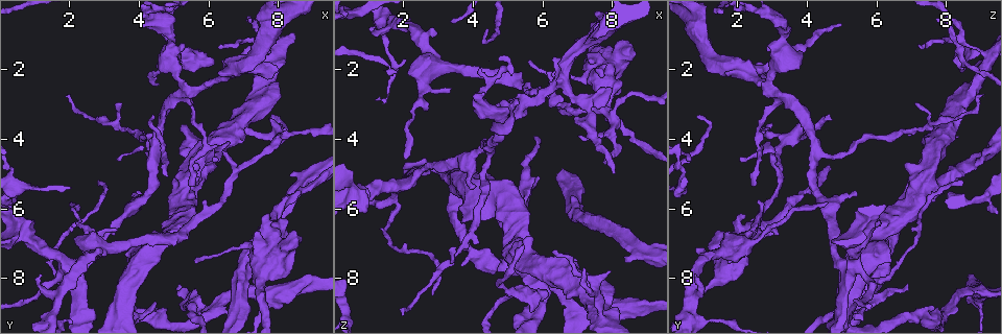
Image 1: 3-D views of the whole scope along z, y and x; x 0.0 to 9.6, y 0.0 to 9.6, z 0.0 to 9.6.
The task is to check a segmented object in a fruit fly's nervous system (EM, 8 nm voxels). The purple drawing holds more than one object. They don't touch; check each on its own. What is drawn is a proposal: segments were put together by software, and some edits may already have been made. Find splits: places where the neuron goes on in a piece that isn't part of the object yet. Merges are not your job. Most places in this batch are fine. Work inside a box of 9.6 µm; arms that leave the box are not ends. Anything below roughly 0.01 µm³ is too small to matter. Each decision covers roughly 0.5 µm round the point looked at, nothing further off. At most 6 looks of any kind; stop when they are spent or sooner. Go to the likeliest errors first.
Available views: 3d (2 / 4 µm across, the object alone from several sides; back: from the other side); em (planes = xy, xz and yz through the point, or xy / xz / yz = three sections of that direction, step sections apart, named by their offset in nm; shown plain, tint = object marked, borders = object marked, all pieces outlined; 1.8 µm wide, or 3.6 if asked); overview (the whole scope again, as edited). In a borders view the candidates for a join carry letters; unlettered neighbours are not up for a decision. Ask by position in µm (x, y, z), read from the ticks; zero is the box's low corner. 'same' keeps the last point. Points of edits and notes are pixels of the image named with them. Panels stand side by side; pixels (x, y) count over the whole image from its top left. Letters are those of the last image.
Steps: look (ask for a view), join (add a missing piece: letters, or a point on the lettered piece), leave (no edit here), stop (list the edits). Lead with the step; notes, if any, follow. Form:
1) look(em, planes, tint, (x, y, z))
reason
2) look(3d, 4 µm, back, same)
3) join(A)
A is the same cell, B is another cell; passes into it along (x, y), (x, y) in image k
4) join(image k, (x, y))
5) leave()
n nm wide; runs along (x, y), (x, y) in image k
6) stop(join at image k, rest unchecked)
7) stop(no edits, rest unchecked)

look(em, xy, step 4, borders, (5.05, 8.30, 6.85))
branch stops here

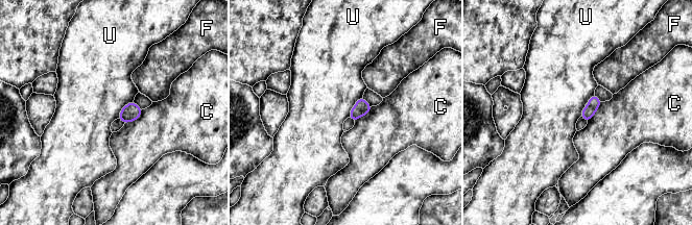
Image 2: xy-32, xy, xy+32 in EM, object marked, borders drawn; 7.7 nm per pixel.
look(em, yz, step 4, borders, same)

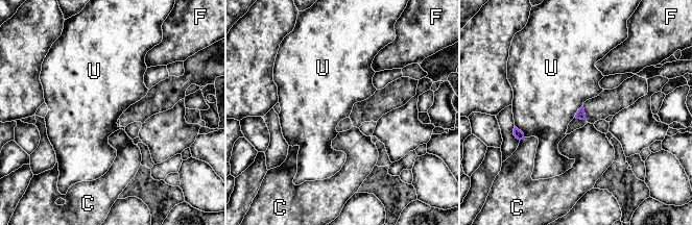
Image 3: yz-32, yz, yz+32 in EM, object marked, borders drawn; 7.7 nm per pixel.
leave()
C, F and U are other cells; border along (515, 125), (524, 136) in image 3; no lettered piece goes on from it

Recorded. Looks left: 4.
look(em, planes, borders, (6.20, 1.80, 8.35))
an open end

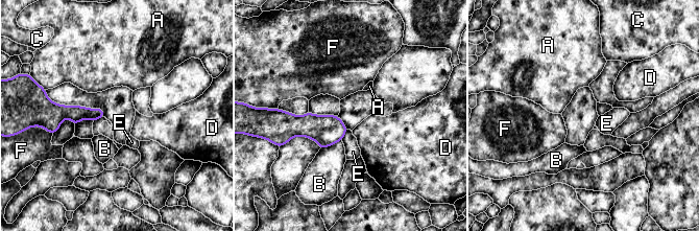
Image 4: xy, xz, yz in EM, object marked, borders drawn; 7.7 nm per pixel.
leave()
A, B, C, D, E and F are other cells; runs along (101, 113), (65, 113), (55, 128) in image 4; none of them fits

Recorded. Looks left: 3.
look(3d, 4 µm, back, (8.40, 5.05, 7.50))
thick end

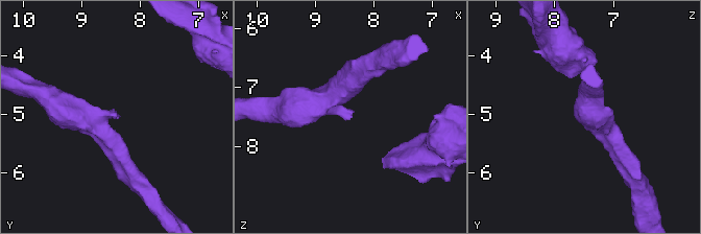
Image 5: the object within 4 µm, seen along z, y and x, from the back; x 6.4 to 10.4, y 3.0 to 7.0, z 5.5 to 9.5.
look(em, xy, step 4, borders, (8.35, 5.10, 7.55))
need the tissue

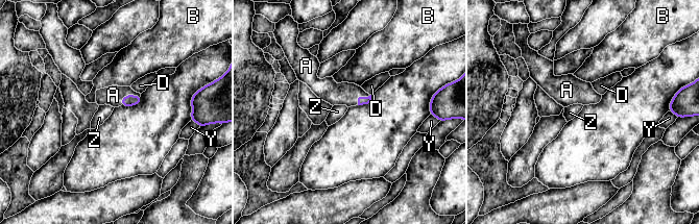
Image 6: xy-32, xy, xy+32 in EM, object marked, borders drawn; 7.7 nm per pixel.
join(image 6, (113, 95))
A touches over 190 nm; A is the same cell, B, D, Y and Z are other cells; passes into it along (128, 100), (128, 94), (113, 95) in image 6; the neuron continues

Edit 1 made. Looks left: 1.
stop(join at image 6, rest unchecked)

